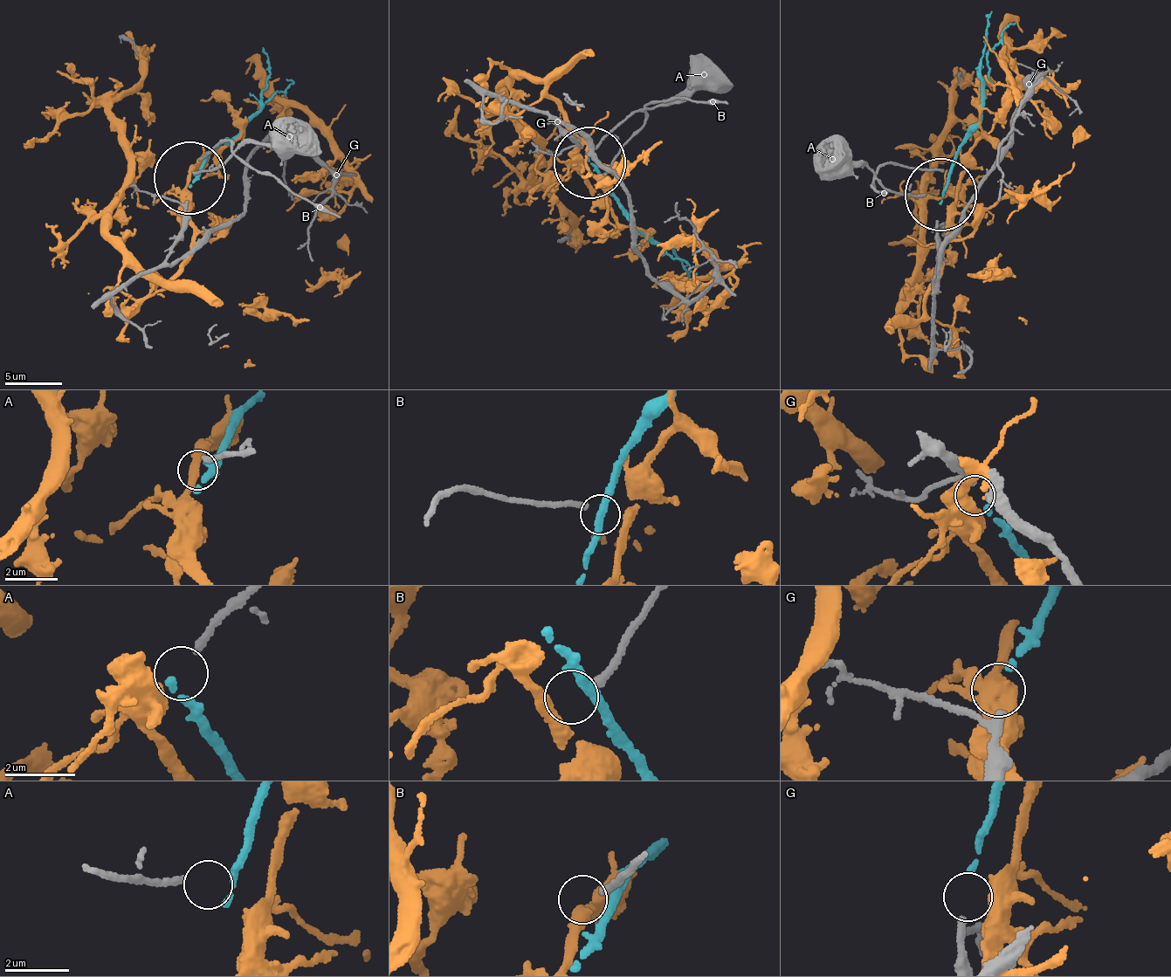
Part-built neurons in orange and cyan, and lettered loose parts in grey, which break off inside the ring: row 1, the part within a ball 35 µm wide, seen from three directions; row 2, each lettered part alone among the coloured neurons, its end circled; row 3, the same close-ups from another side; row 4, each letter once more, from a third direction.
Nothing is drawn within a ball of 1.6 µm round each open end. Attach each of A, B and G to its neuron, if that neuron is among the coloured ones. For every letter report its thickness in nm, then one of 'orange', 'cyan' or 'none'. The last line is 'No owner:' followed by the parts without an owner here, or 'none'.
A: calibre 190 nm; none
B: calibre 240 nm; none
G: calibre 200 nm; cyan
No owner: A, B

